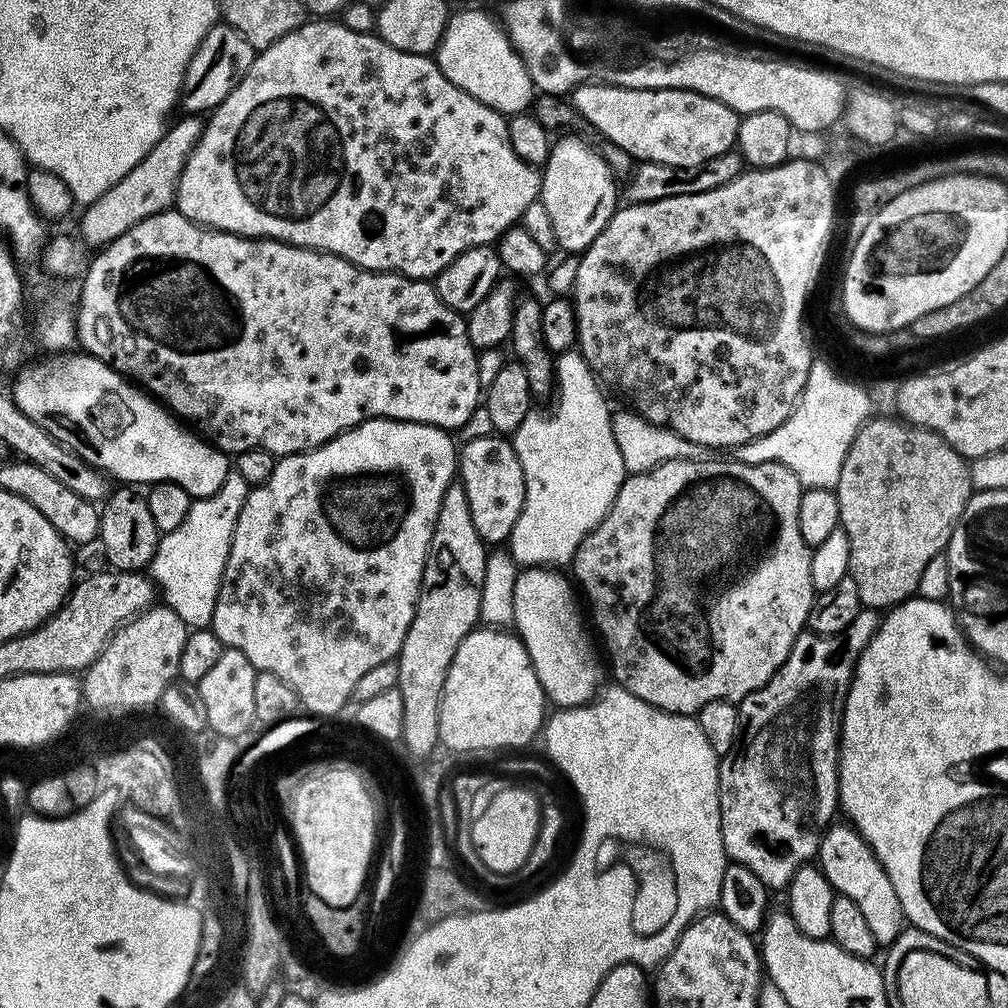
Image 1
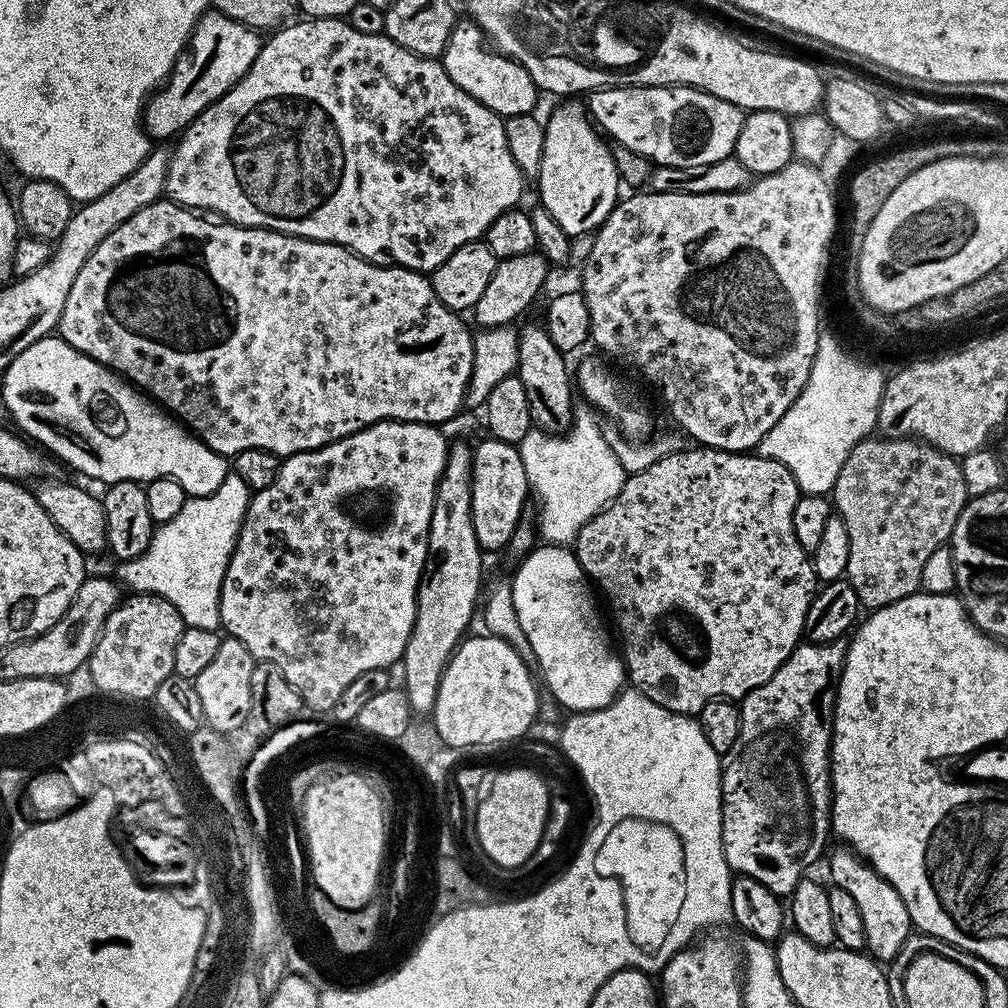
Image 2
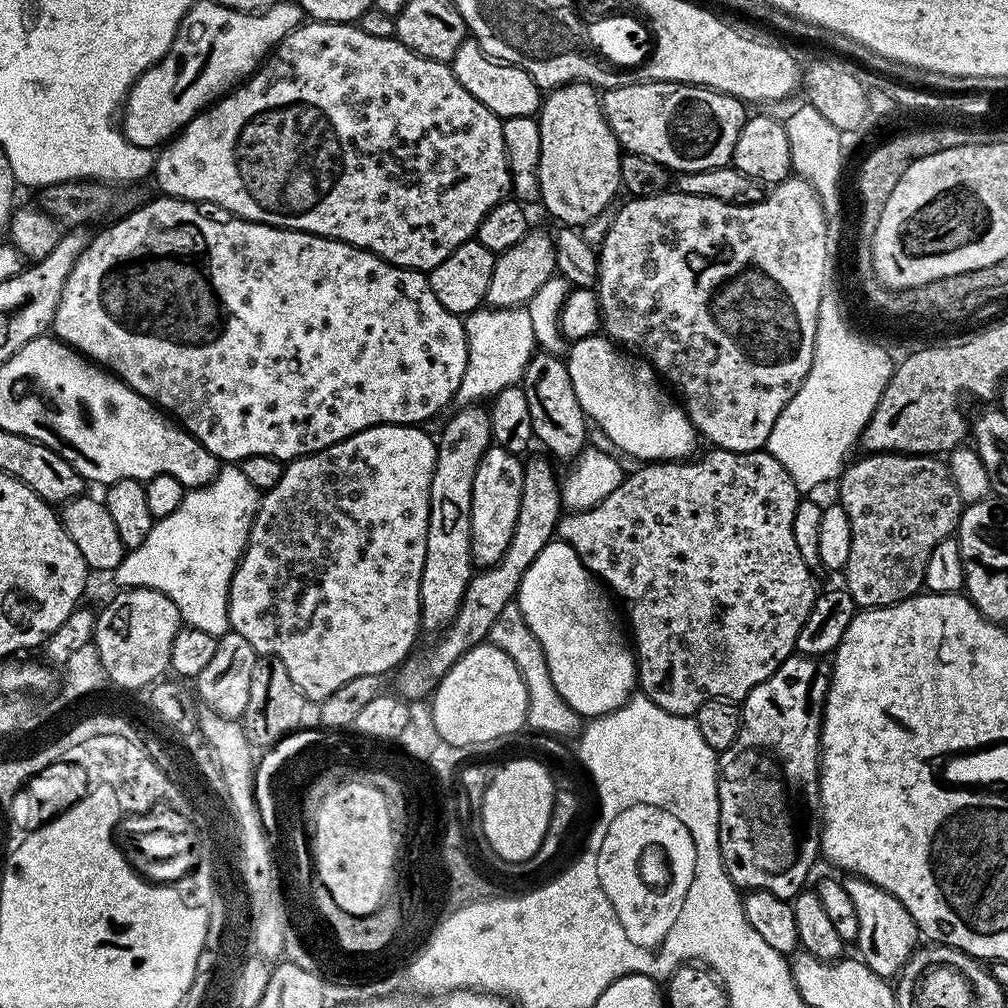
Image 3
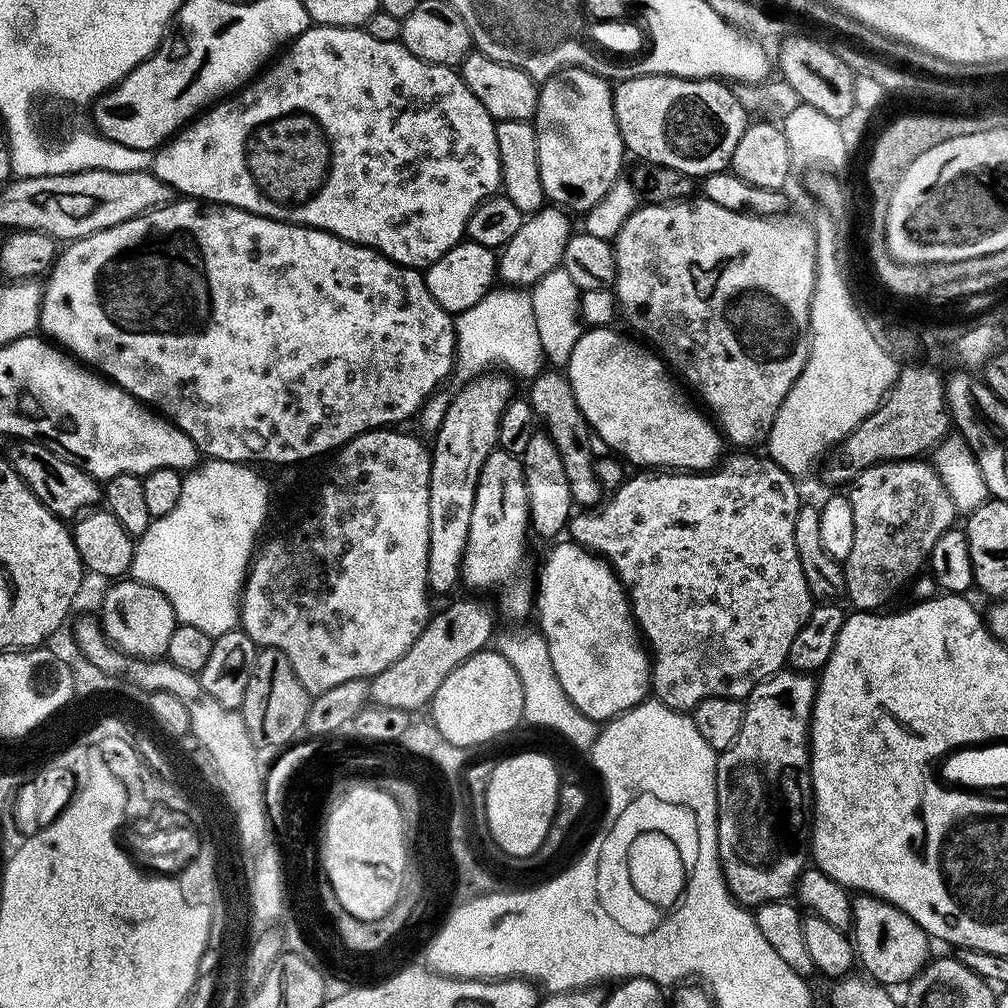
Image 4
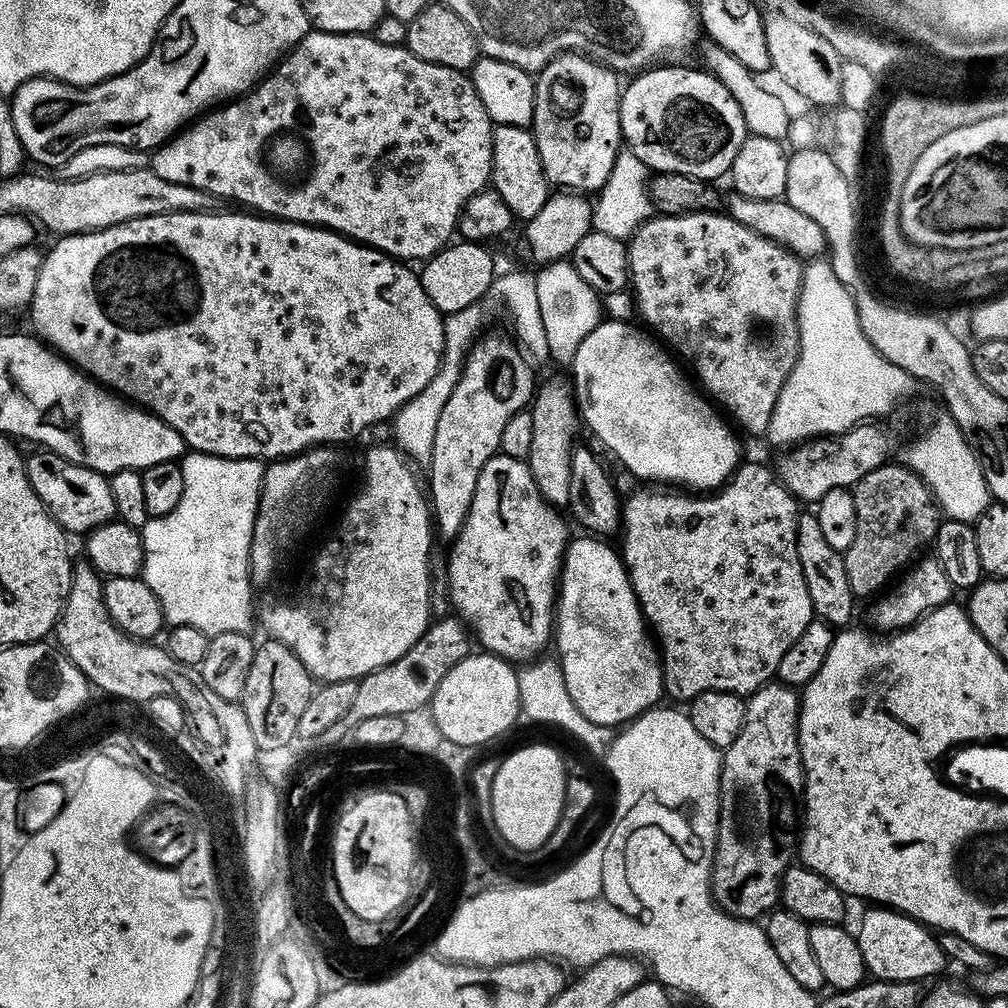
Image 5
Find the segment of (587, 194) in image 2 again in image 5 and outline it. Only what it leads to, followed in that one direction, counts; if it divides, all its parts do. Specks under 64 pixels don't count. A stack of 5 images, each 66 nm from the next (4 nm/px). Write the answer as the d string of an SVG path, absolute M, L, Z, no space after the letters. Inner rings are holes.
M562 52L555 56L535 77L536 101L530 131L538 146L538 158L542 158L542 170L549 185L560 190L581 194L596 194L610 177L615 156L622 149L620 135L620 94L622 80L610 68L592 59L591 56L574 52Z

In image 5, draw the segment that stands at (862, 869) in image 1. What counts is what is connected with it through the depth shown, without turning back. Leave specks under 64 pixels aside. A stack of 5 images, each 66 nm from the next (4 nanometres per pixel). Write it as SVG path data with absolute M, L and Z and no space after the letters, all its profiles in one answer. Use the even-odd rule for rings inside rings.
M872 906L869 909L860 920L860 929L854 932L869 977L924 982L927 976L936 976L943 970L946 957L941 941L919 920L887 906Z

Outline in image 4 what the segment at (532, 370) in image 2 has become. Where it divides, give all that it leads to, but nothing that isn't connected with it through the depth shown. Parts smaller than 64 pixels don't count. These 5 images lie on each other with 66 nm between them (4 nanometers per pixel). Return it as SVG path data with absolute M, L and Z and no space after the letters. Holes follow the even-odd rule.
M541 370L531 378L526 399L534 410L537 421L542 425L543 431L558 446L558 454L562 458L562 466L566 469L566 482L570 482L570 494L573 505L584 510L591 510L601 503L600 489L602 484L597 479L597 459L590 454L589 428L578 402L574 398L574 390L570 386L567 375L560 370Z

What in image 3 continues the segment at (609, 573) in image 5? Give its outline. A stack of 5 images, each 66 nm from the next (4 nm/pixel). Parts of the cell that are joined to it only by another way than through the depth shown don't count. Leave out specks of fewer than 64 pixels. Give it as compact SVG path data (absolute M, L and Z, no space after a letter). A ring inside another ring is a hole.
M559 538L552 539L544 547L542 554L538 554L534 562L530 562L530 570L526 570L520 583L518 607L526 618L526 626L534 630L534 638L542 642L546 666L550 666L550 682L554 682L554 690L558 690L558 694L566 698L568 705L581 718L604 716L615 708L621 708L628 703L638 684L636 657L626 639L625 629L622 624L620 629L620 624L616 621L612 604L614 605L613 597L606 591L605 585L592 575L571 546Z

